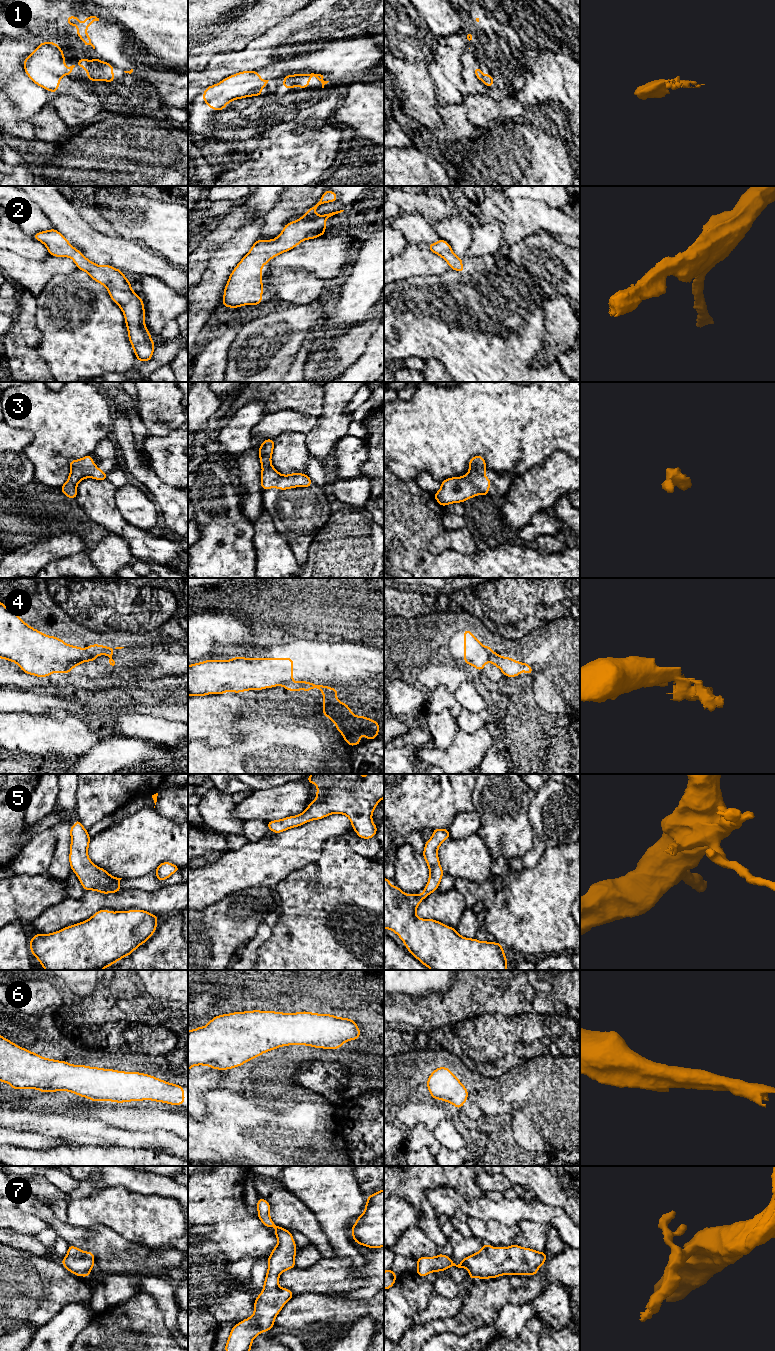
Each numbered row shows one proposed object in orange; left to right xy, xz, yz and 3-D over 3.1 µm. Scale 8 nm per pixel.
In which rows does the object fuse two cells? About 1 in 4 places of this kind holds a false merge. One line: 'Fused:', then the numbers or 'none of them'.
Fused: 4

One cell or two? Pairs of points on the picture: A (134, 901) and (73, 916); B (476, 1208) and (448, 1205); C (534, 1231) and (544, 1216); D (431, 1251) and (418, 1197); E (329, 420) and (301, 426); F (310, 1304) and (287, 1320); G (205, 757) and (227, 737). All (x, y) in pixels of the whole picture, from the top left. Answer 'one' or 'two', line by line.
A: one
B: one
C: two
D: two
E: two
F: one
G: two

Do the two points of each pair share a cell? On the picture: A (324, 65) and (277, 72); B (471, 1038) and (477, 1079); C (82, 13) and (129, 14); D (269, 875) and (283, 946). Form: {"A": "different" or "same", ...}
{"A": "same", "B": "different", "C": "different", "D": "different"}

